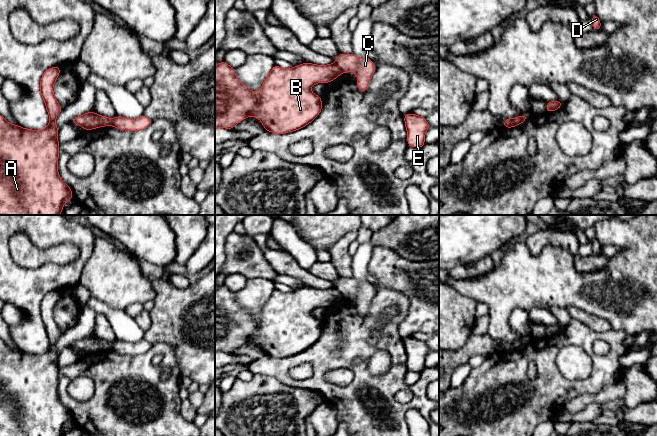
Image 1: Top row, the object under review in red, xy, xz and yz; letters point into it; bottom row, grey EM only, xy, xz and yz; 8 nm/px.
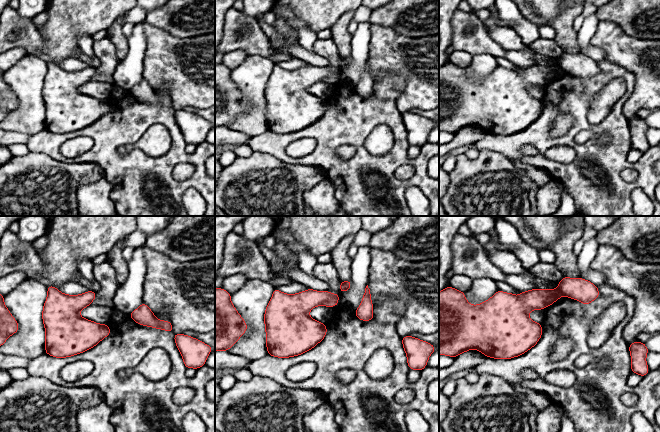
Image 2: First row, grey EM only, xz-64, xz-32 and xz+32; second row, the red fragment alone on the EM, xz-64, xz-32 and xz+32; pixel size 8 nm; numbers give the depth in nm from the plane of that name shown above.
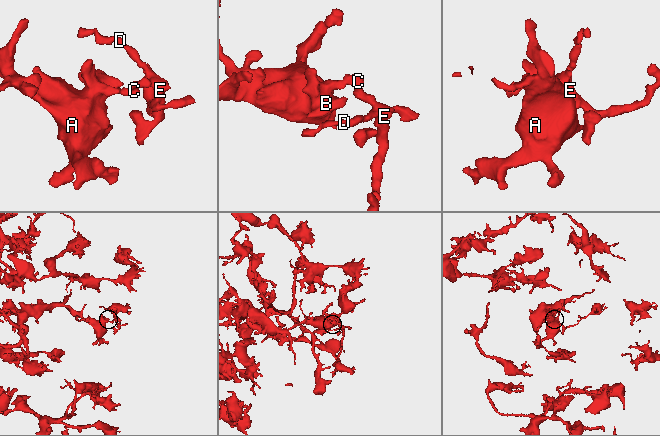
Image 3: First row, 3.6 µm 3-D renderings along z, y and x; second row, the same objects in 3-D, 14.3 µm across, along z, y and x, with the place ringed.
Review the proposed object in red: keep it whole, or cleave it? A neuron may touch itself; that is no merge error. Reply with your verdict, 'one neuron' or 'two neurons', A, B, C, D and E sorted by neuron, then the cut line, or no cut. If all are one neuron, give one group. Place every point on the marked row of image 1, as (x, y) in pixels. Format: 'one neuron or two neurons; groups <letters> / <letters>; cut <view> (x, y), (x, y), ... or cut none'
two neurons; groups A B / C D E; cut xz (333, 63), (341, 72)

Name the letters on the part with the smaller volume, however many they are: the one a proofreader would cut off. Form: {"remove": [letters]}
{"remove": ["C", "D", "E"]}

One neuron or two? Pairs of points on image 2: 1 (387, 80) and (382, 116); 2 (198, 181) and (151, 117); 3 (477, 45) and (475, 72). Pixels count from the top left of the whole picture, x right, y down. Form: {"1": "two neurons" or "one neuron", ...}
{"1": "one neuron", "2": "one neuron", "3": "two neurons"}

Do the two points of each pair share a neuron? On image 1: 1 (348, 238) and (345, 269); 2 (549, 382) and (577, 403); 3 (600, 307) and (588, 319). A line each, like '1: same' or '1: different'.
1: same
2: different
3: different

